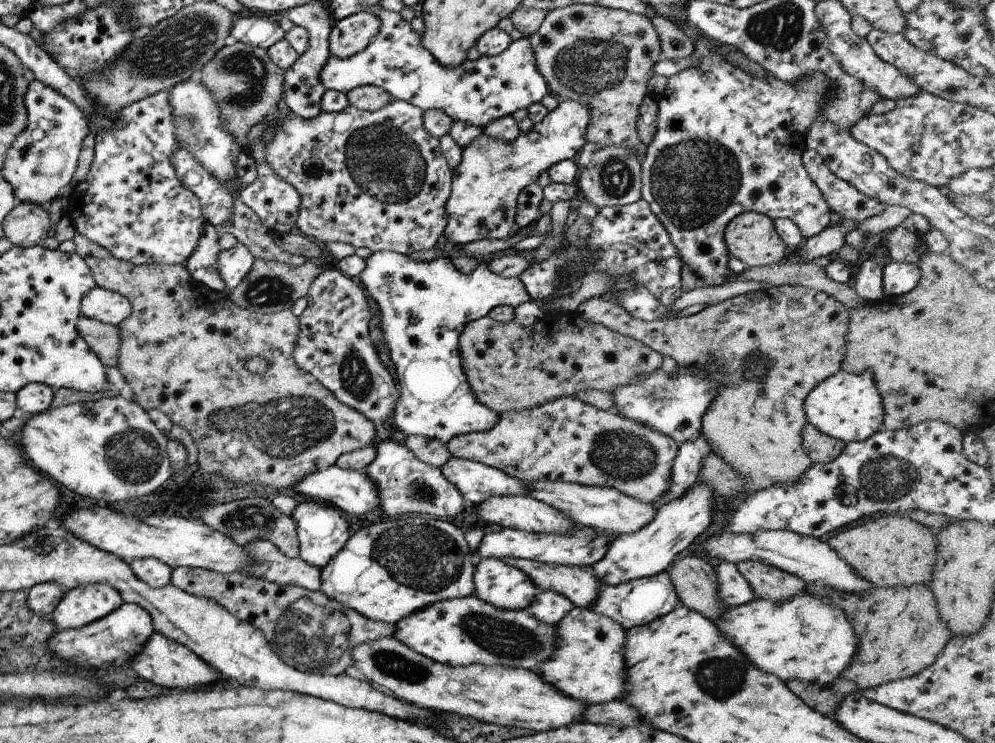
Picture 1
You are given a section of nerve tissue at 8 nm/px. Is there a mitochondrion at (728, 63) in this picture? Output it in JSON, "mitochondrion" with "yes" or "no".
{"mitochondrion":"no"}

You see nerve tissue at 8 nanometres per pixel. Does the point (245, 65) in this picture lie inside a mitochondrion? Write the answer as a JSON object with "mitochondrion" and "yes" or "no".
{"mitochondrion":"yes"}

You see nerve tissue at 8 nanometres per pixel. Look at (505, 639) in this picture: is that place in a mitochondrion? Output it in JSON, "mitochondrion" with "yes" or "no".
{"mitochondrion":"yes"}

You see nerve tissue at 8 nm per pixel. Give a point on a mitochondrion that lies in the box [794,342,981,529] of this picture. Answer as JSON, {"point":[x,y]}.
{"point":[888,478]}

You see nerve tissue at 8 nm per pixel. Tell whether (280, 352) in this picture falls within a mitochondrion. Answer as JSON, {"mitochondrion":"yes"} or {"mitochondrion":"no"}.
{"mitochondrion":"no"}

